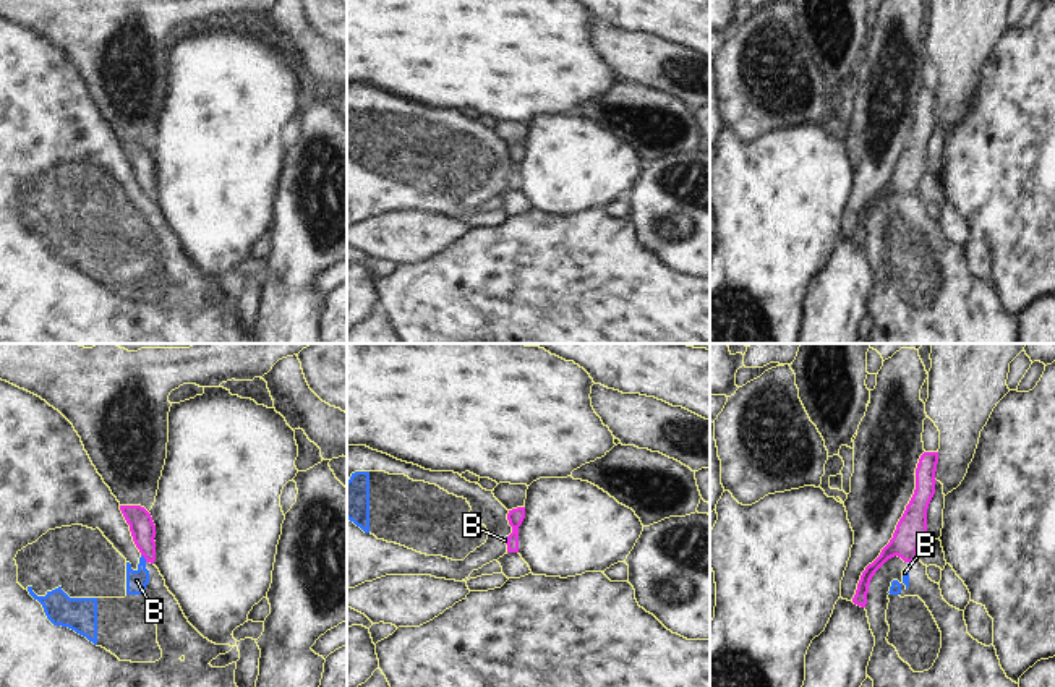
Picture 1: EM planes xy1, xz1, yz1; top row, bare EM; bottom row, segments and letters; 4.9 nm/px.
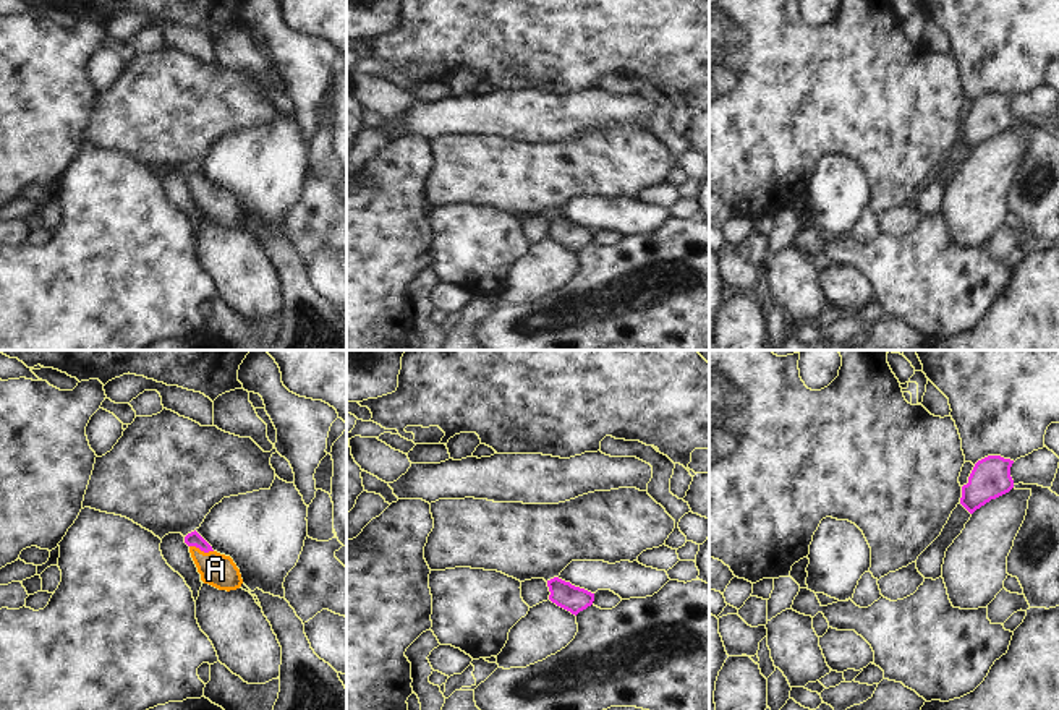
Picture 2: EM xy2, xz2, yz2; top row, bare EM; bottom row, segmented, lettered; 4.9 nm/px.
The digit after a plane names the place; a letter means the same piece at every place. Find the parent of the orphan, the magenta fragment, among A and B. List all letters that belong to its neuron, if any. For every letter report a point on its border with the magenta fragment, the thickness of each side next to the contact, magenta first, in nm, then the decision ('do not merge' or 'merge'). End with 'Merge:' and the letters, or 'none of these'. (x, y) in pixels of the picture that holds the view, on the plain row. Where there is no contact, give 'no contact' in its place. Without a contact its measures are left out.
A: contact xy2 (201, 187); calibres 70 and 160 nm; merge
B: contact xy1 (145, 195); calibres 130 and 110 nm; do not merge
Merge: A

